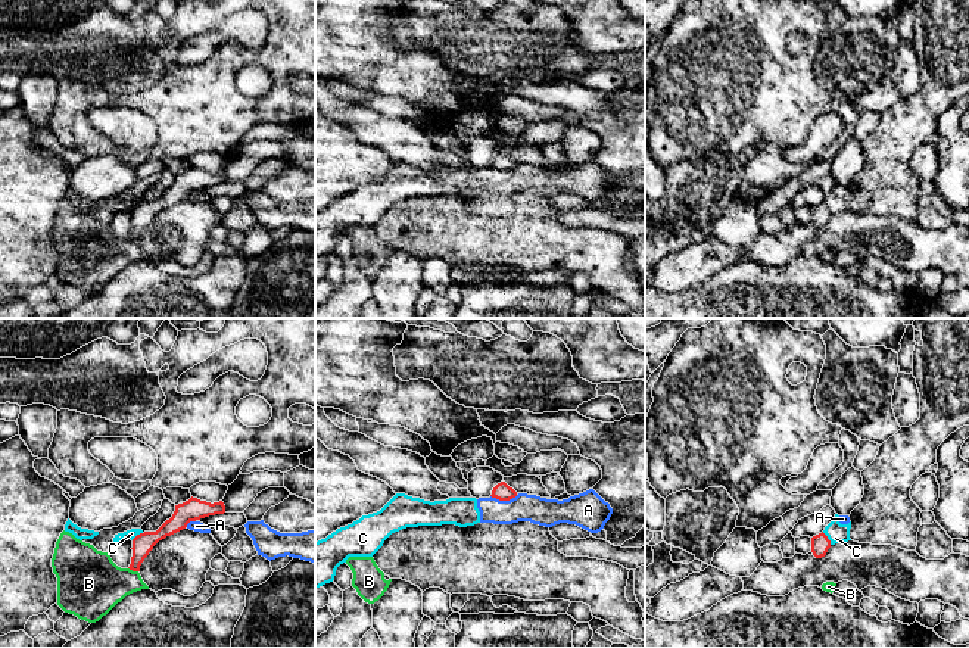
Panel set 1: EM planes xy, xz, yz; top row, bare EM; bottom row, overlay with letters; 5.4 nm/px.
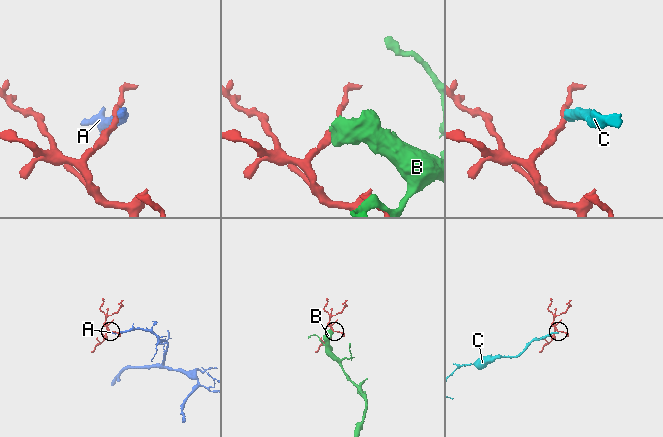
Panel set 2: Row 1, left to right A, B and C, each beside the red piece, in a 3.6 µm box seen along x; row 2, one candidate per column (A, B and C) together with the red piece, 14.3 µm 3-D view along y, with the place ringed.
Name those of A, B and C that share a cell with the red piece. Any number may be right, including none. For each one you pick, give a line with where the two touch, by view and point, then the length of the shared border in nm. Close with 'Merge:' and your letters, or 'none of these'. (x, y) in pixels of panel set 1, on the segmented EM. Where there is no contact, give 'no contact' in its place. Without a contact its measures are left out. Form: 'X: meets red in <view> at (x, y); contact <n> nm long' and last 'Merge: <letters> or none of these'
Merge: none of these

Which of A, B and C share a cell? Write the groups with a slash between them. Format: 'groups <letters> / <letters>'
groups A C / B

